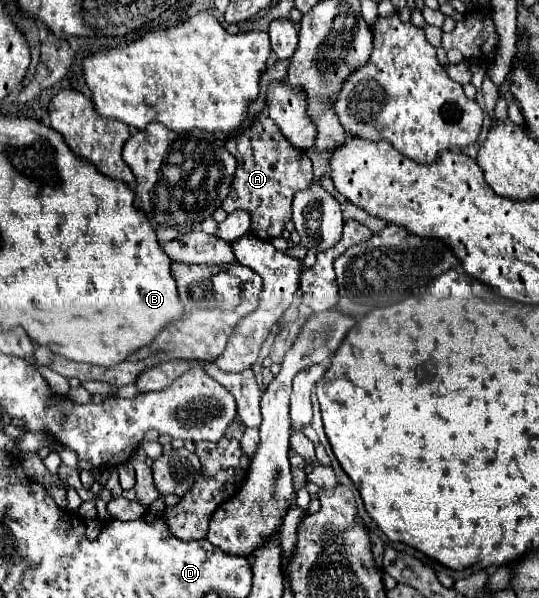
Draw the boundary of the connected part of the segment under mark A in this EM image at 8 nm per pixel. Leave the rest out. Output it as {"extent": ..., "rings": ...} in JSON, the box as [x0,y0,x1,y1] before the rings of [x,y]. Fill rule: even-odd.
{"extent":[222,109,312,241],"rings":[[[268,109],[256,115],[256,121],[226,139],[224,145],[238,161],[236,175],[232,179],[232,187],[228,197],[222,203],[226,213],[234,213],[244,209],[250,213],[252,219],[252,235],[264,241],[272,241],[280,237],[284,231],[284,223],[292,219],[292,199],[298,191],[308,189],[312,185],[312,163],[306,151],[292,147],[272,119],[268,117]]]}

